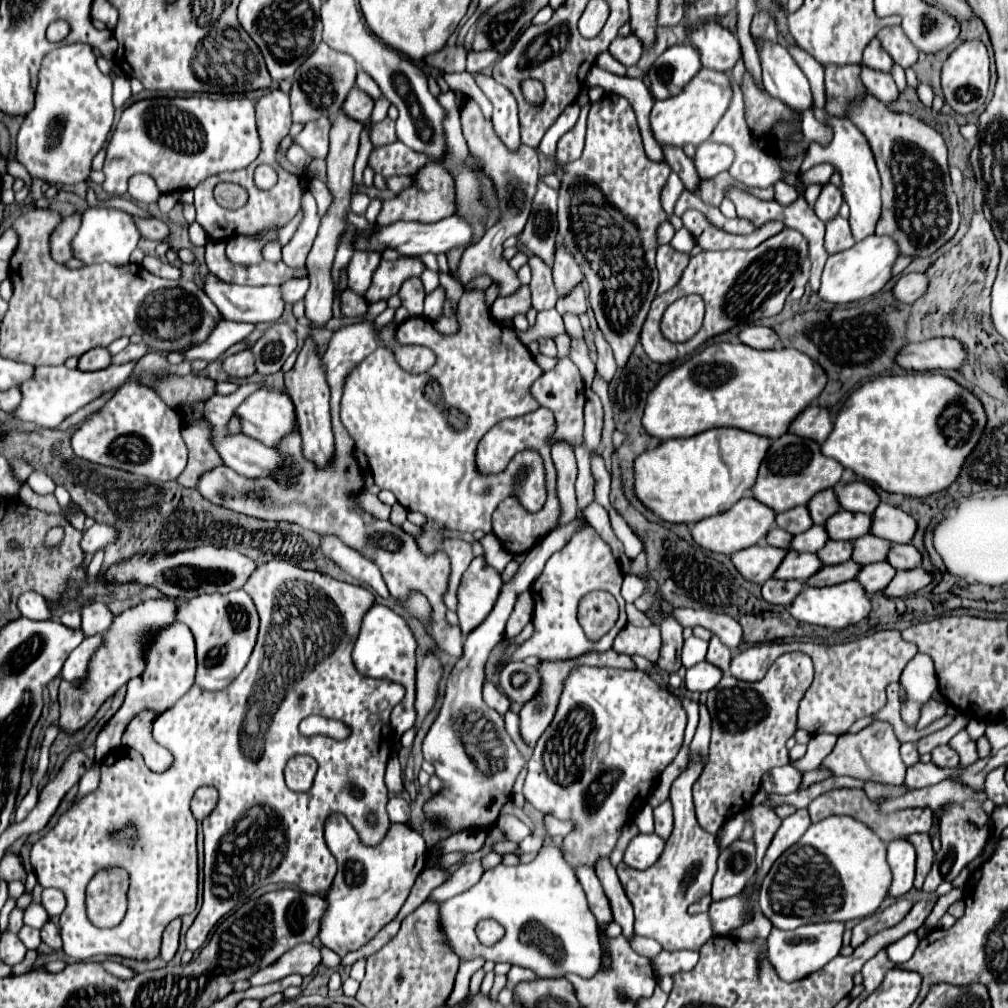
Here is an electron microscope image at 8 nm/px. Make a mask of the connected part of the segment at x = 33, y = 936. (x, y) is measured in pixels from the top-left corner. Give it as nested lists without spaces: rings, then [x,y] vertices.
[[[24,926],[24,928],[20,930],[20,940],[26,944],[28,950],[38,950],[38,946],[40,946],[40,942],[42,942],[40,930],[34,930],[34,928],[30,928],[30,926]]]

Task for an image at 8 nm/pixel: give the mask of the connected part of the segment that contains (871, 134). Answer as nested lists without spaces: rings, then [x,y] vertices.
[[[870,94],[858,106],[850,106],[848,118],[866,136],[882,178],[882,216],[876,234],[894,238],[902,256],[926,258],[934,254],[960,226],[958,198],[952,192],[942,136],[914,116],[892,112]]]

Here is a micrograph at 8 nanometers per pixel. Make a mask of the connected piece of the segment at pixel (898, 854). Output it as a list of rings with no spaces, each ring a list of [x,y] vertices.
[[[894,840],[888,844],[888,864],[892,870],[892,886],[888,890],[888,896],[900,898],[904,896],[914,882],[914,862],[916,852],[914,846],[906,840]]]

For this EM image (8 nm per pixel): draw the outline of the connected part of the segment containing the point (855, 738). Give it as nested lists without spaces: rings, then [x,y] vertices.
[[[874,722],[868,728],[860,730],[858,734],[842,734],[838,736],[838,742],[830,756],[822,762],[828,770],[832,770],[836,776],[852,776],[864,782],[876,782],[884,786],[900,786],[906,776],[906,764],[900,758],[900,742],[894,736],[894,730],[886,722]]]

